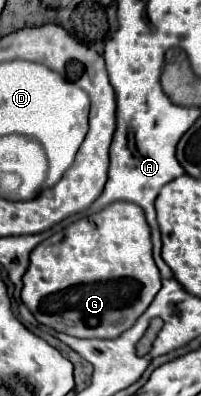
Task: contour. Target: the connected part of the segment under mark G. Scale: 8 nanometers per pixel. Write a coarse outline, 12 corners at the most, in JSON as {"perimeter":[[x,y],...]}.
{"perimeter":[[115,201],[33,249],[39,323],[115,339],[159,289],[143,209]]}

